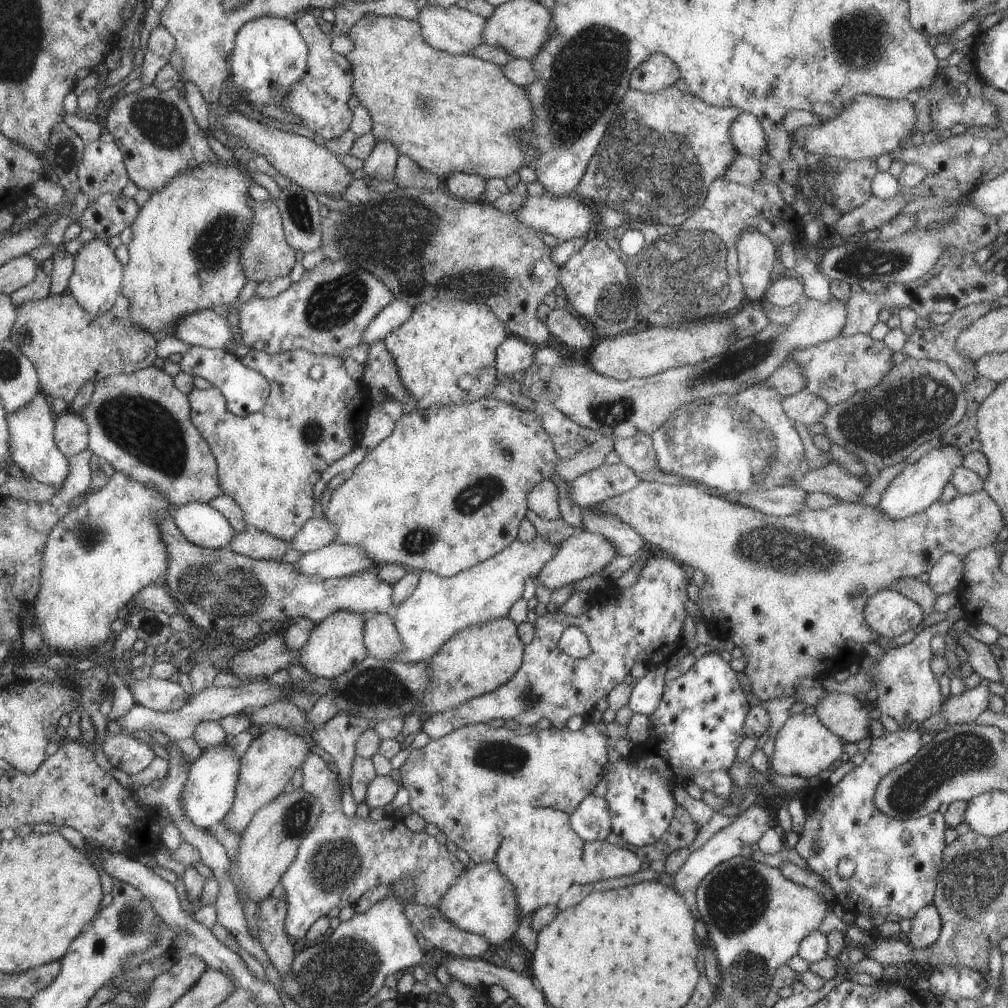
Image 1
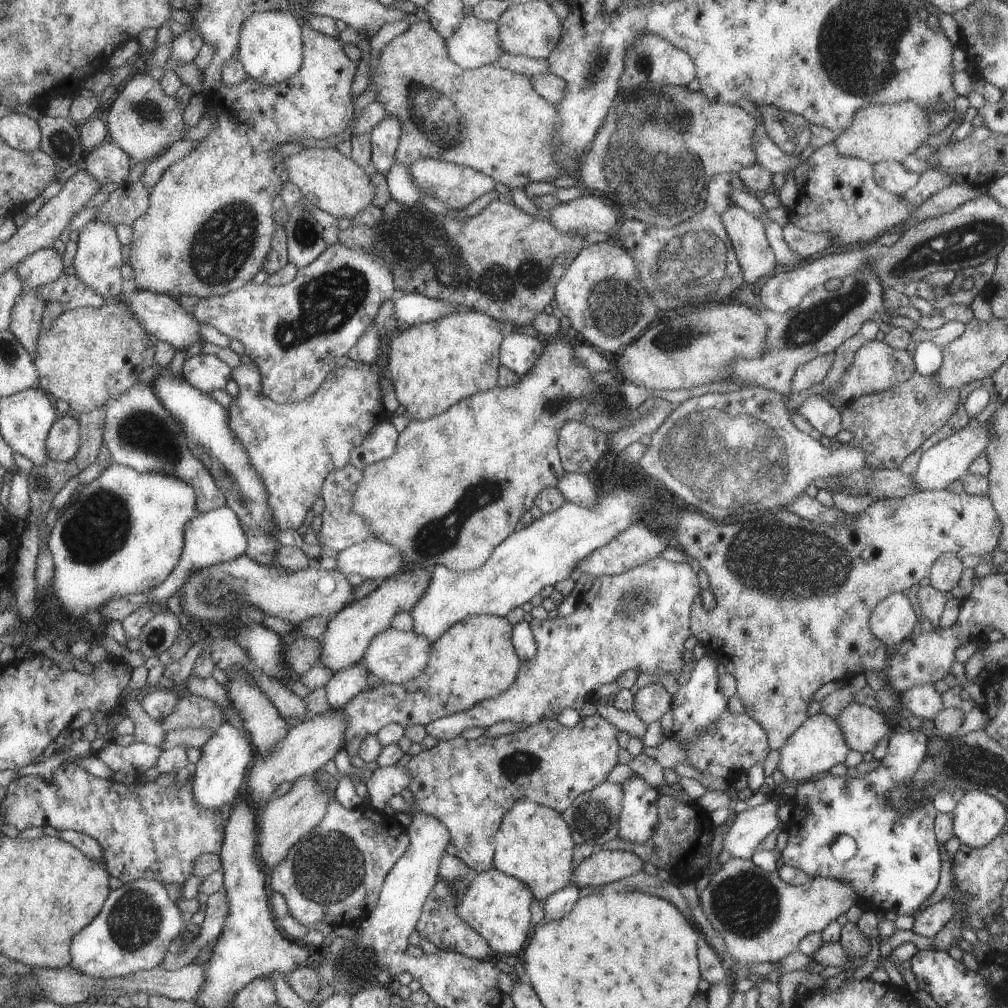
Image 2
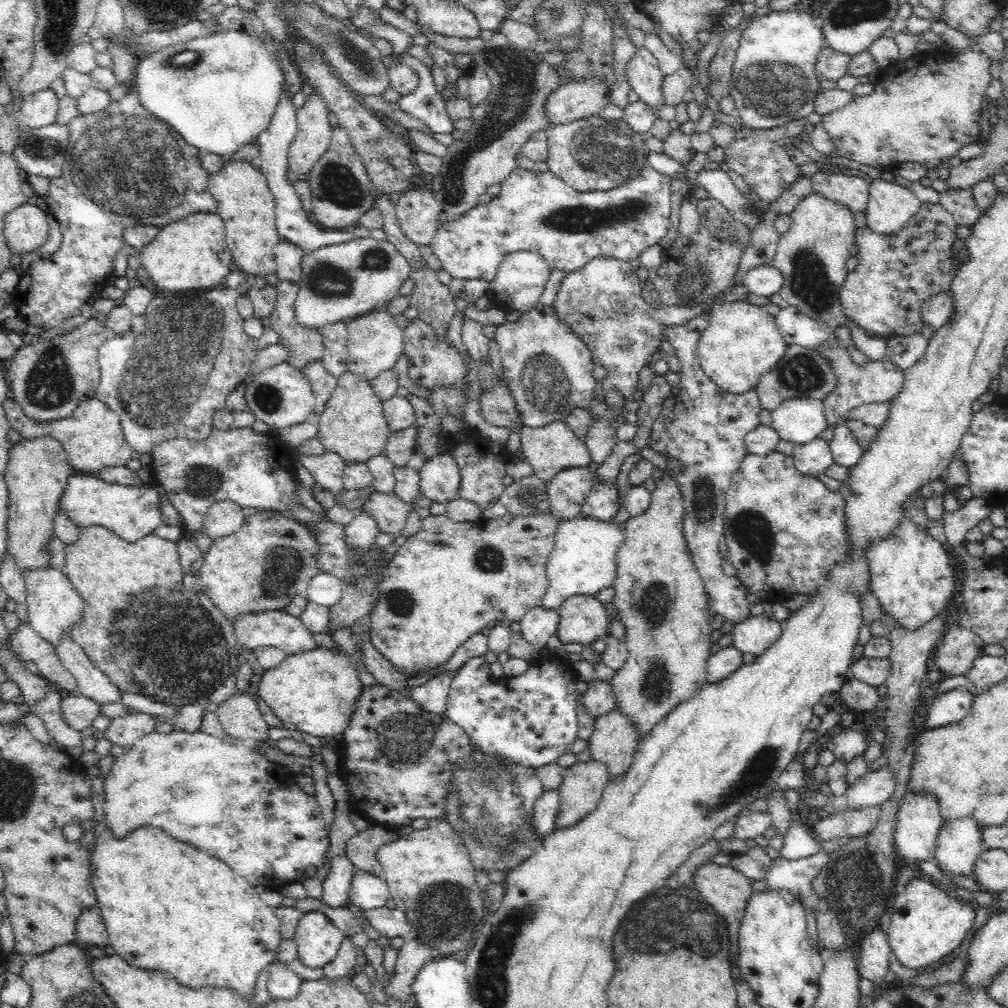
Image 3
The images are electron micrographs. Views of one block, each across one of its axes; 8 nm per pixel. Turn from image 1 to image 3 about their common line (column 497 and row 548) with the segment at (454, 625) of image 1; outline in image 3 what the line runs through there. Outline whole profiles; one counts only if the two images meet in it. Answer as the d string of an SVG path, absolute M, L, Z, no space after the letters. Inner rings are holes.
M580 516L568 520L560 520L555 535L554 548L552 548L546 564L548 586L539 602L541 609L558 611L567 598L576 595L593 596L599 590L612 586L617 574L616 556L623 542L624 532L619 526L616 526L613 520L612 522L603 522L602 519Z

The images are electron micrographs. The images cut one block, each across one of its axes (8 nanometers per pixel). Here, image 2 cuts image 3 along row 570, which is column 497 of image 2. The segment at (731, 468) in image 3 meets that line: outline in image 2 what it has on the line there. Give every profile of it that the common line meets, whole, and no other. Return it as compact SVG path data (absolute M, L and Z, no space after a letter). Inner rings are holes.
M655 557L649 559L646 563L640 564L638 567L626 570L618 575L613 576L598 576L593 577L590 588L579 594L577 601L575 602L574 610L565 617L556 617L554 619L532 619L530 629L536 644L536 655L530 661L522 661L521 666L518 668L518 676L511 683L511 686L501 695L496 696L494 699L485 699L481 703L474 704L473 707L468 708L466 711L461 711L453 715L447 715L439 717L433 722L424 726L426 734L434 736L439 741L446 741L455 738L459 733L466 728L483 728L487 729L496 722L513 722L513 724L522 724L523 728L528 728L539 718L555 719L557 716L557 710L561 712L563 708L573 708L573 710L579 711L584 701L589 701L591 698L591 692L597 686L603 686L607 682L613 682L615 678L621 674L624 670L634 670L637 674L646 674L656 677L657 674L675 674L681 670L683 662L681 662L681 652L683 652L683 642L687 640L689 636L689 606L698 601L695 599L695 594L699 594L699 586L697 586L697 574L687 566L687 563L673 563L666 561L661 557Z

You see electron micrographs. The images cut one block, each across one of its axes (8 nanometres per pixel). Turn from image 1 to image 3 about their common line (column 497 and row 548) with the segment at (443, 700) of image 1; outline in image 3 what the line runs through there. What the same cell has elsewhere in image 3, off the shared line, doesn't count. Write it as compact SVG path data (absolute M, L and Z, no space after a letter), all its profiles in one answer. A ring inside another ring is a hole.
M672 477L657 478L655 480L655 488L650 491L650 502L646 512L640 516L630 517L624 525L624 542L620 546L616 556L616 578L612 584L615 591L613 596L613 608L620 613L620 621L626 627L626 646L628 649L627 661L618 669L615 670L614 678L611 680L612 694L615 695L617 708L627 715L628 719L634 723L640 738L644 734L648 734L653 727L660 722L675 706L681 702L687 701L688 698L694 696L704 685L707 685L707 660L710 656L709 648L711 647L710 633L714 628L714 623L710 620L710 613L707 610L707 590L704 588L703 582L700 580L700 575L696 572L695 566L691 561L691 555L688 554L686 541L684 541L683 518L685 515L684 495L680 485L673 481Z

